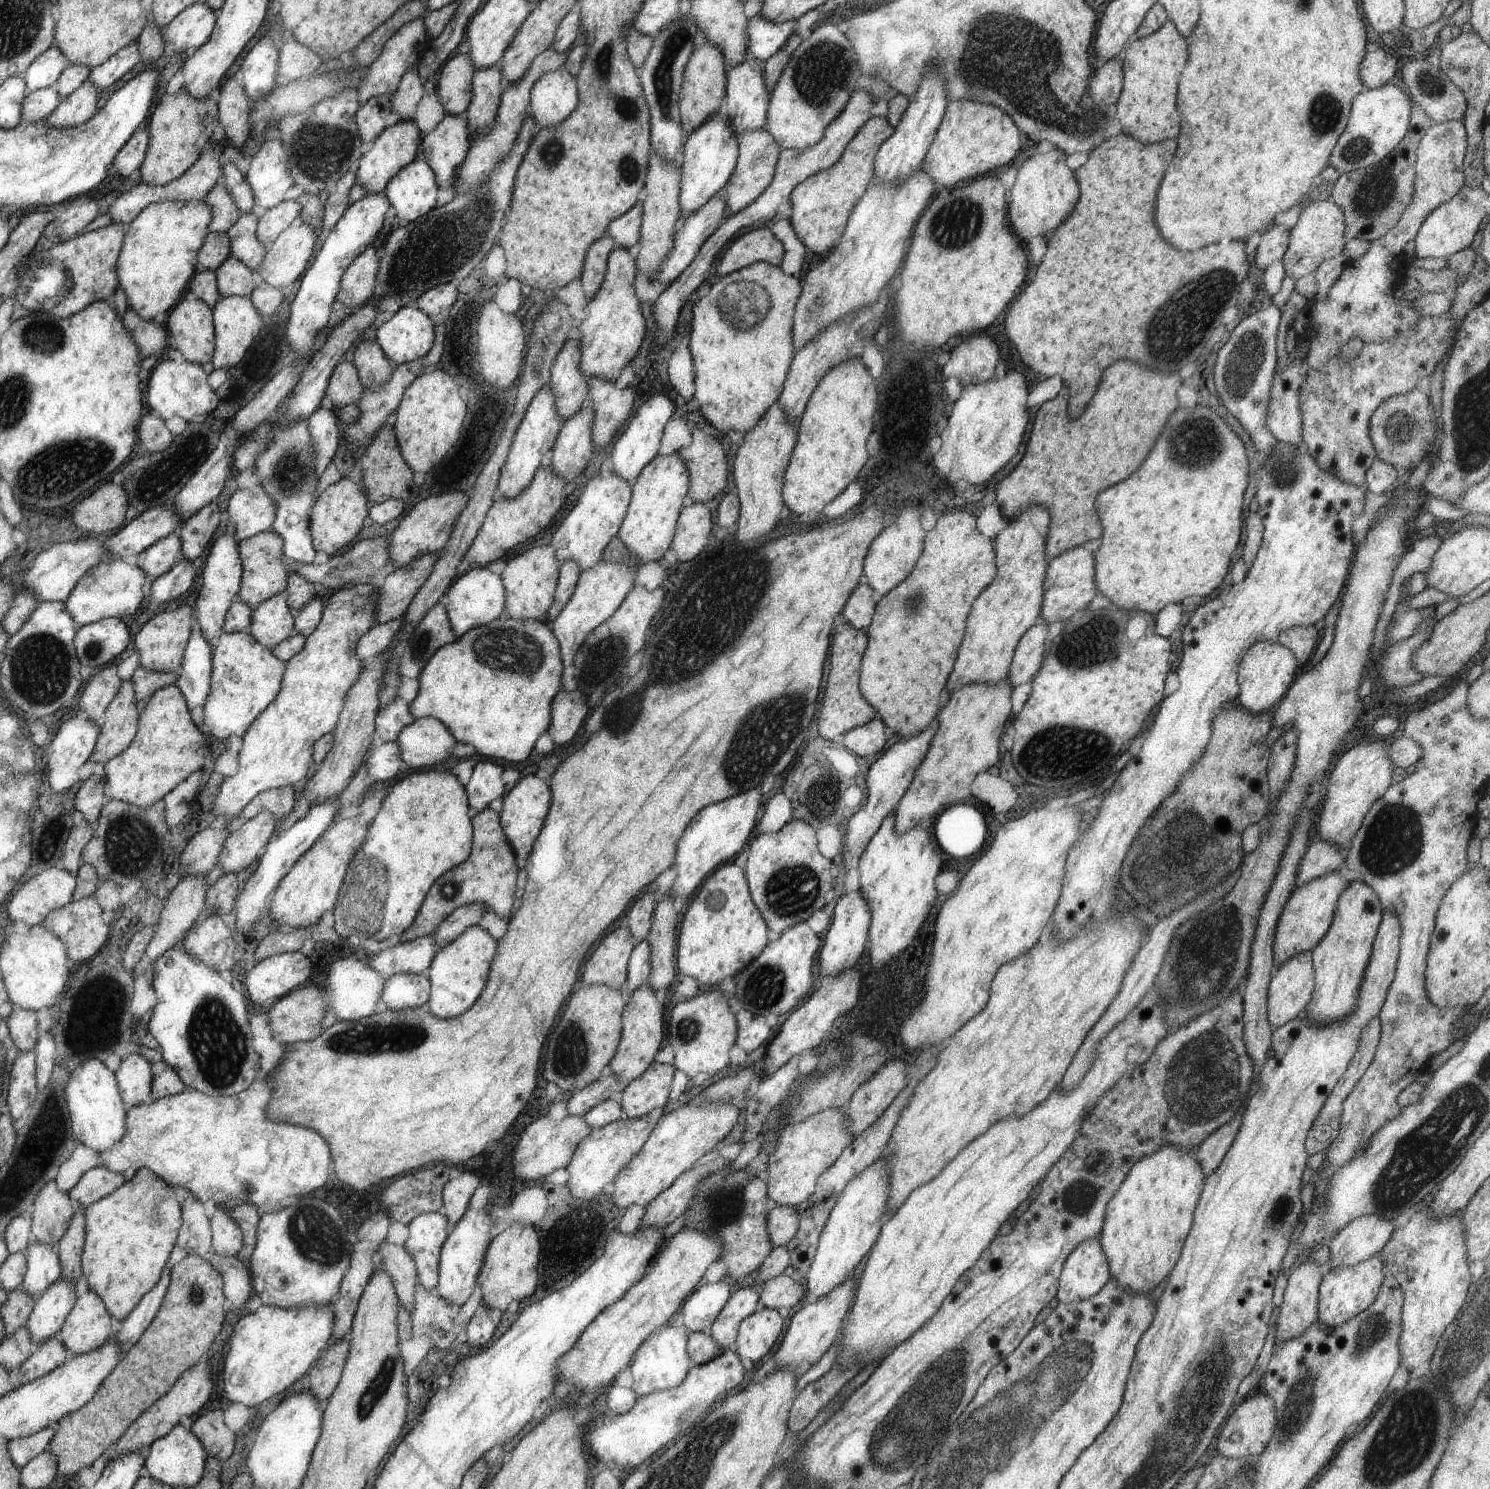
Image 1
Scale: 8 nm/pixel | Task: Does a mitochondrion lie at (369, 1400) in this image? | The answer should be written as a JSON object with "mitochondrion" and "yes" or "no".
{"mitochondrion":"yes"}

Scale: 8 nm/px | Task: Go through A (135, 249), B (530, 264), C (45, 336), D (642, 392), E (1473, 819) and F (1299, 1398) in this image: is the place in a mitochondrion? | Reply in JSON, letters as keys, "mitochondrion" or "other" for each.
{"A":"other","B":"other","C":"mitochondrion","D":"other","E":"other","F":"mitochondrion"}

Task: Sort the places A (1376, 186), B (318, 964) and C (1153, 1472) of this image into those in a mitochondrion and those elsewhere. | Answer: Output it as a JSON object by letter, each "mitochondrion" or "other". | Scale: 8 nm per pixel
{"A":"mitochondrion","B":"other","C":"mitochondrion"}

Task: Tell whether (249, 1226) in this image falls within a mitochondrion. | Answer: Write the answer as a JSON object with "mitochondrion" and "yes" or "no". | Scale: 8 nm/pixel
{"mitochondrion":"no"}

